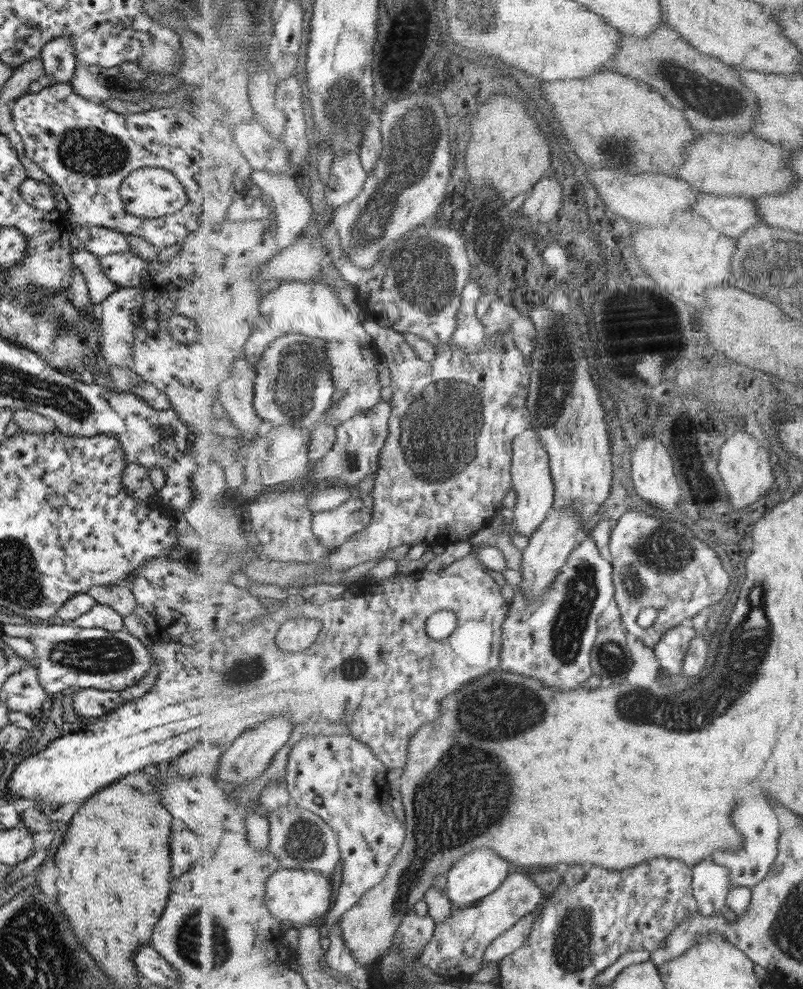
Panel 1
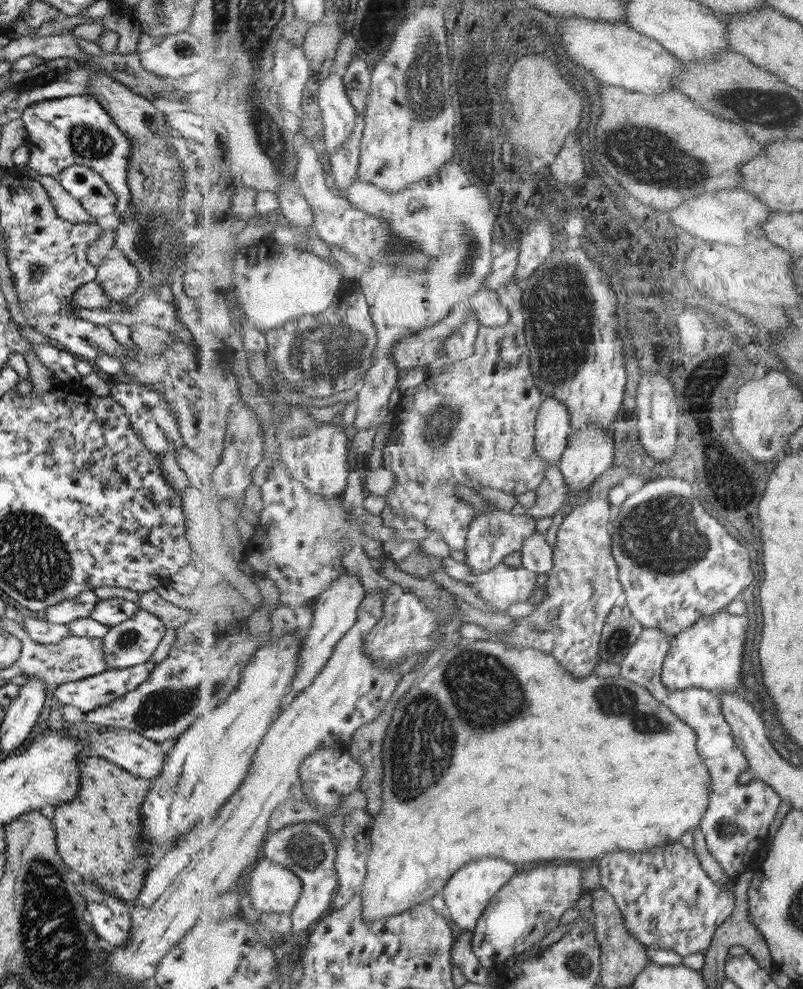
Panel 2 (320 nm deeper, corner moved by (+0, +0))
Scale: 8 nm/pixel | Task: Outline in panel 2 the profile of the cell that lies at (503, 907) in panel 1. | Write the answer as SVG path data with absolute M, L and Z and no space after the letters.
M571 862L571 866L547 866L531 869L527 874L518 874L513 877L494 897L492 903L485 909L480 922L473 931L473 951L479 957L485 968L493 969L499 963L508 963L515 956L522 956L537 949L537 944L557 928L559 918L574 908L576 902L584 895L581 882L583 882L585 868L578 862Z

